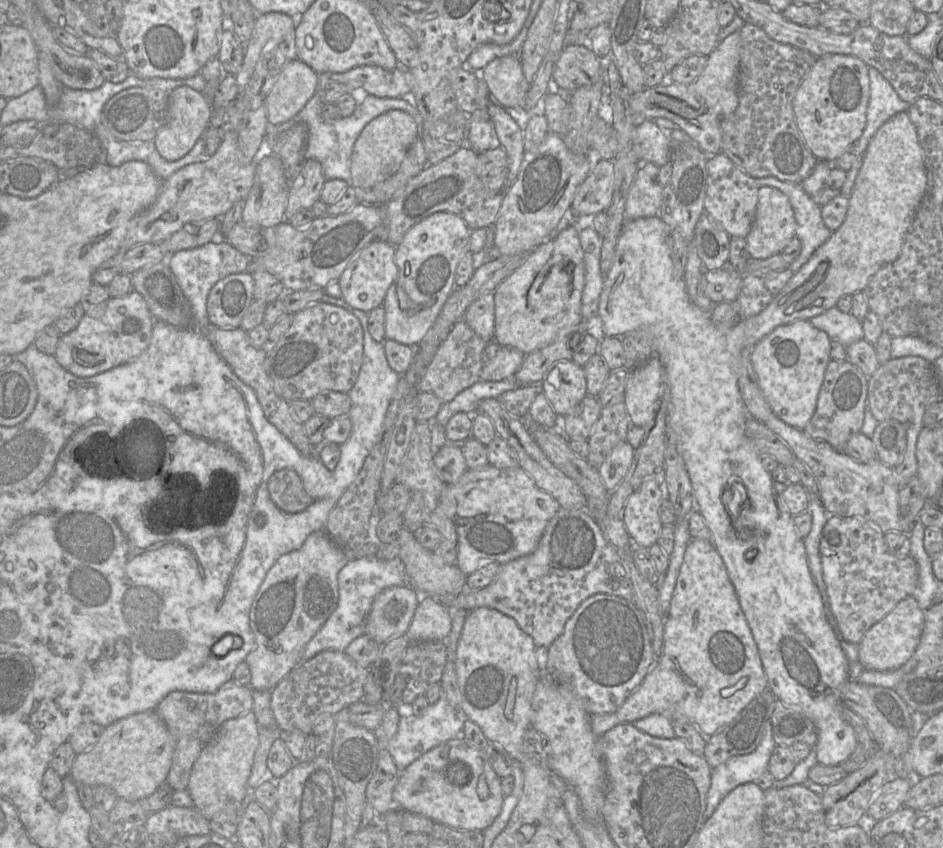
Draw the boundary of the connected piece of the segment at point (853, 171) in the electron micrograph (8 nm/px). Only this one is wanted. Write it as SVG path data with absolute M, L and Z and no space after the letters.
M868 67L870 80L870 97L866 110L866 126L860 138L849 150L856 154L856 160L847 171L846 180L840 189L840 194L850 197L859 169L862 165L863 153L870 139L889 118L901 111L907 111L909 103L903 101L892 85L874 67Z

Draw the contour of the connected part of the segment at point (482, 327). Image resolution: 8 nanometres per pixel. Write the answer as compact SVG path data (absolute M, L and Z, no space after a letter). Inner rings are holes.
M486 293L475 299L467 308L464 320L484 342L495 341L495 305L493 293Z

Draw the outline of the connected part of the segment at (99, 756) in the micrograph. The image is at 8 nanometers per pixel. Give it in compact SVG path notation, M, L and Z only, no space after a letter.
M156 710L135 713L104 727L98 742L88 750L76 755L70 776L76 784L85 784L91 787L108 786L119 799L142 801L166 783L175 747L175 737Z

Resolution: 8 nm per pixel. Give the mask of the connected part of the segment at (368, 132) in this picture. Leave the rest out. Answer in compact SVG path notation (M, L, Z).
M390 110L371 120L353 145L350 185L368 188L391 176L399 168L410 145L418 136L418 124L404 111Z

